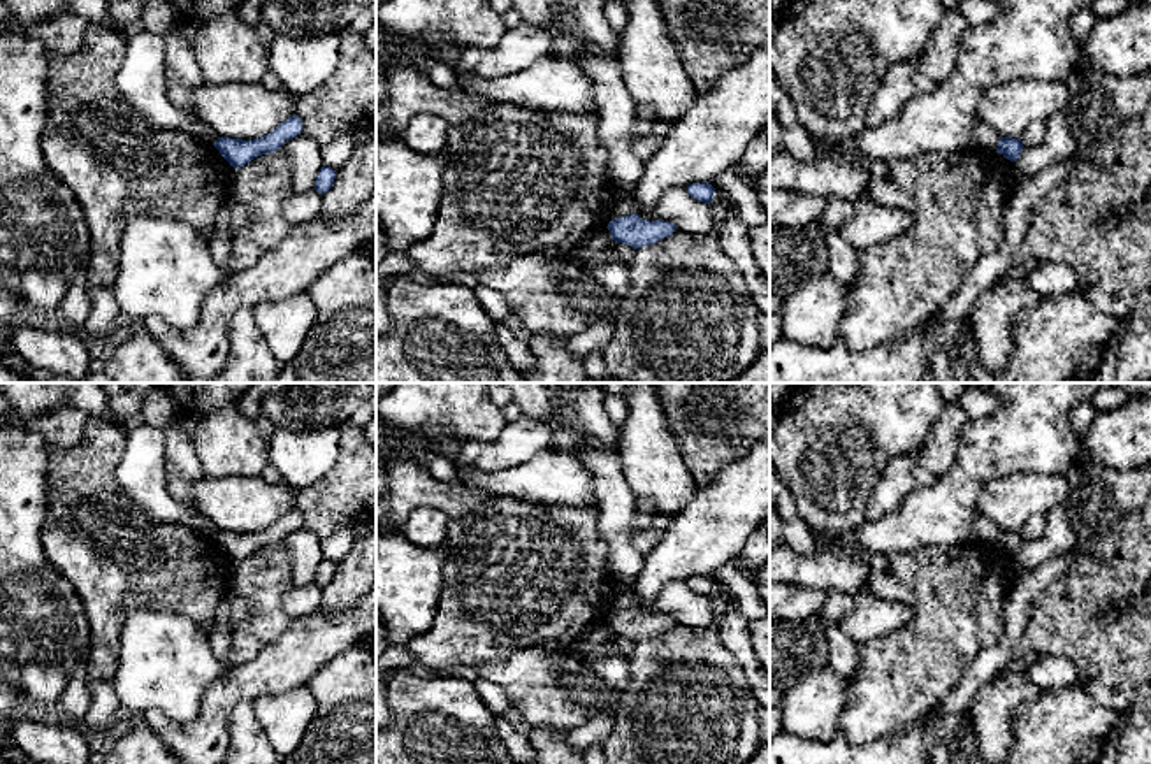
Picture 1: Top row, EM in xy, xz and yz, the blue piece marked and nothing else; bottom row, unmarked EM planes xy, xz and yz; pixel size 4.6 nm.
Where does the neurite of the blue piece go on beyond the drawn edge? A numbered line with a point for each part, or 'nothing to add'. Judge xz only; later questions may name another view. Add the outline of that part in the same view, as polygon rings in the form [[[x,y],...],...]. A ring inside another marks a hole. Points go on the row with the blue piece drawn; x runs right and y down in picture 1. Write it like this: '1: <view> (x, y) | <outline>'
nothing to add

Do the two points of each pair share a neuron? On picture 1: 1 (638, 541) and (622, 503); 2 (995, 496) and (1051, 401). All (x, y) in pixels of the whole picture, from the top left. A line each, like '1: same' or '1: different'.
1: different
2: different

